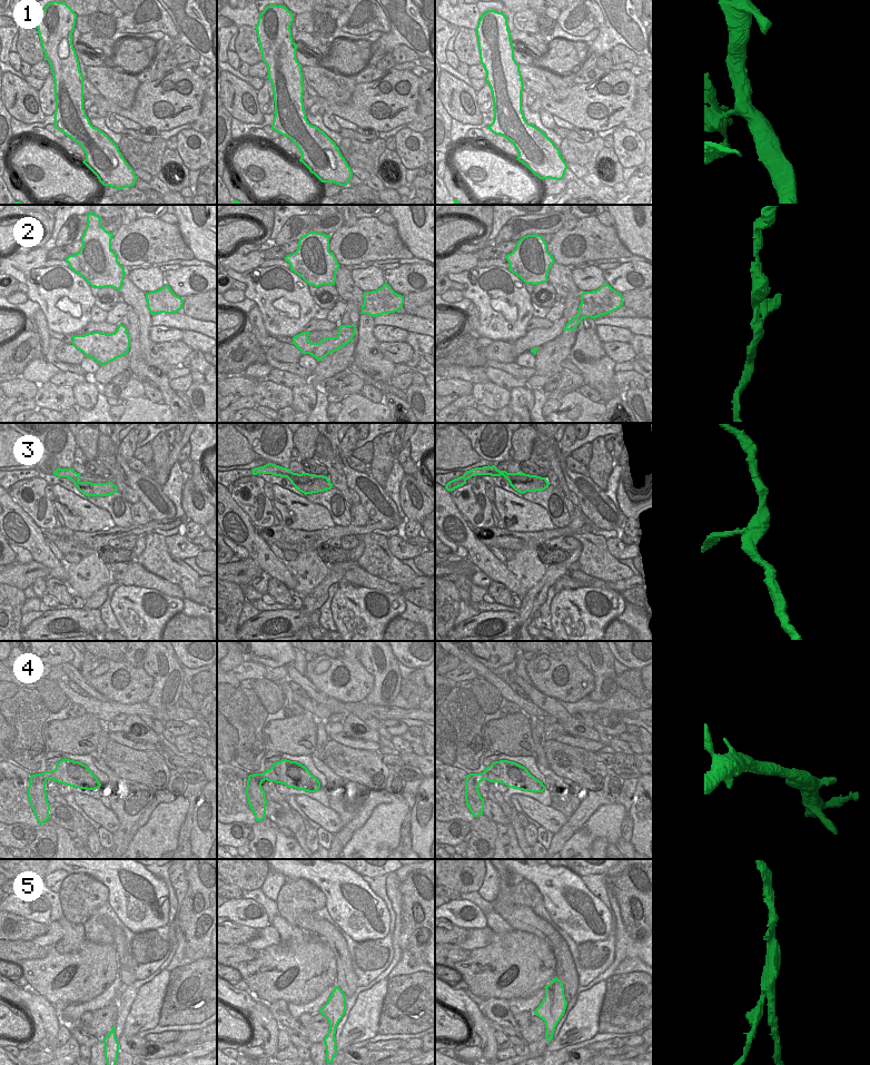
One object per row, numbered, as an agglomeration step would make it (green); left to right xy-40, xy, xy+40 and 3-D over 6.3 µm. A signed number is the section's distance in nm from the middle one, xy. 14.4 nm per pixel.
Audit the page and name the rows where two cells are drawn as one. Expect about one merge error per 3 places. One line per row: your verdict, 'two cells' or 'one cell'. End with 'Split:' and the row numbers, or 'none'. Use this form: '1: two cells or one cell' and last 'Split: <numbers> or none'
1: two cells
2: one cell
3: two cells
4: one cell
5: two cells
Split: 1, 3, 5

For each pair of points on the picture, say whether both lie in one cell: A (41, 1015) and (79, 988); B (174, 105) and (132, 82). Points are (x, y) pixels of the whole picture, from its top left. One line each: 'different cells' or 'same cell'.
A: different cells
B: different cells

